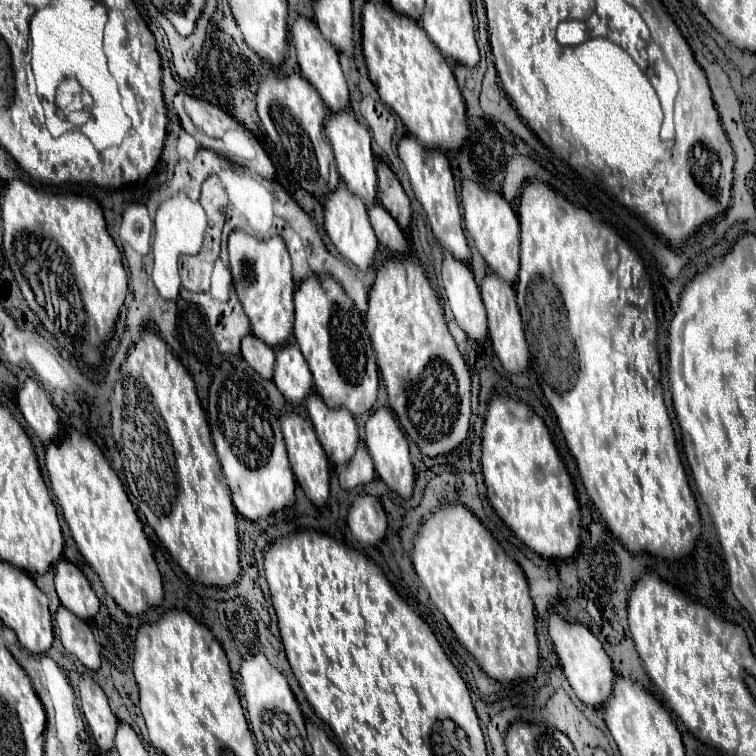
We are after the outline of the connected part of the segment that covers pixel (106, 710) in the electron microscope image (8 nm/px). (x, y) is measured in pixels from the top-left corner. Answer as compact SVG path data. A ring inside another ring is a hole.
M89 673L81 675L79 697L81 697L83 715L91 727L91 733L93 733L99 749L109 751L113 747L113 737L115 737L115 729L119 725L119 719L113 715L103 689Z

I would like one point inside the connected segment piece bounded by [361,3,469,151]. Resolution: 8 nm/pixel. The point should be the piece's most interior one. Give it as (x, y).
(411, 76)

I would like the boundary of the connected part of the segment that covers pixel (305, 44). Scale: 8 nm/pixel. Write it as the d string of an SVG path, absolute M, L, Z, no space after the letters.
M297 17L291 33L293 33L293 45L297 49L297 61L299 61L303 77L317 89L317 93L321 95L321 99L331 111L345 109L349 105L349 89L347 89L347 81L339 65L337 49L331 43L327 43L323 33L319 33L319 27L307 17Z

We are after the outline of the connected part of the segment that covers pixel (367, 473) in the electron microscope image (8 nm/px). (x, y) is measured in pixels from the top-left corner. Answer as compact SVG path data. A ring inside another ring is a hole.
M359 443L353 459L345 465L345 469L341 471L341 487L343 489L355 489L359 485L367 485L375 475L375 465L371 461L371 455L367 453L365 443Z

